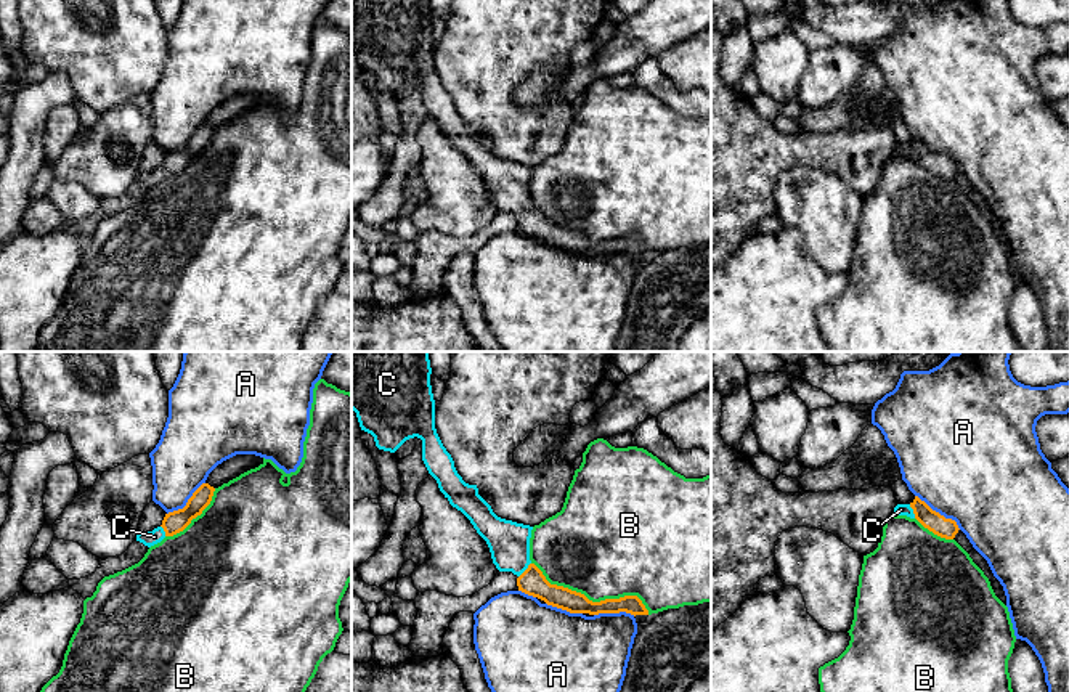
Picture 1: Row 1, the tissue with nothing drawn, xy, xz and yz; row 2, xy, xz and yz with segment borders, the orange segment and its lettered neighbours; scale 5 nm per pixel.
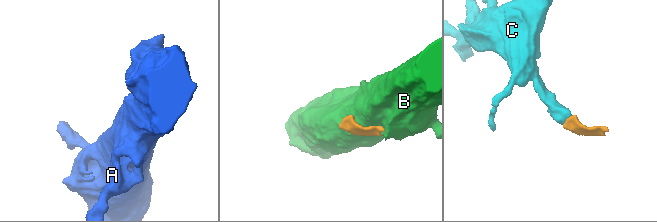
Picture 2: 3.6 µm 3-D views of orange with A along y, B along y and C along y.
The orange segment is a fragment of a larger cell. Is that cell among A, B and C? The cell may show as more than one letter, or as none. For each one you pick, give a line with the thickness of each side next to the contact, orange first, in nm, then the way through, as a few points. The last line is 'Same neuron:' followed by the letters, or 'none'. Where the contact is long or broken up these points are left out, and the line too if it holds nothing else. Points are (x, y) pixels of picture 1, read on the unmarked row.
C: calibres 140 and 200 nm; way xz (532, 222), (525, 211), (511, 193), (509, 182)
Same neuron: C

